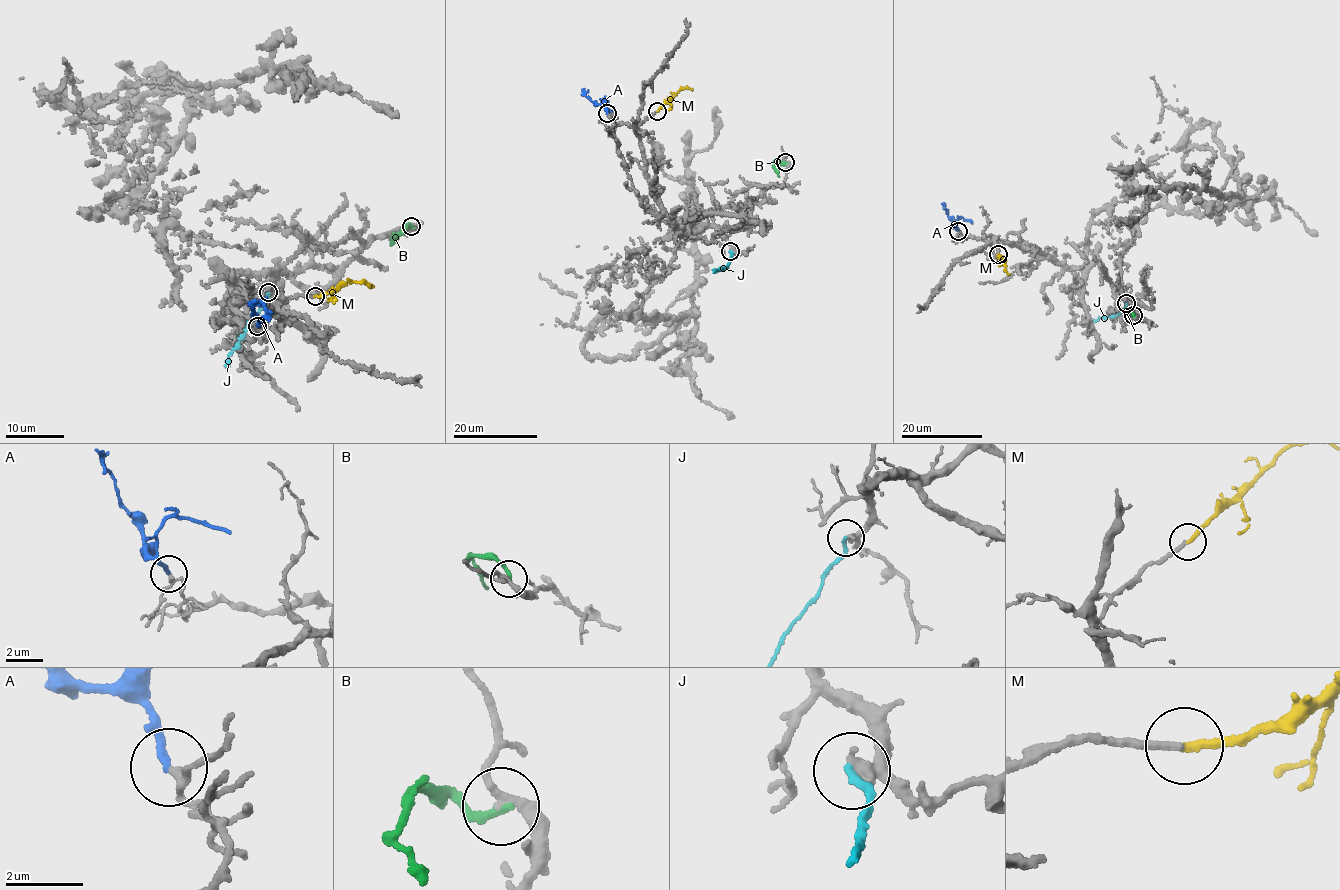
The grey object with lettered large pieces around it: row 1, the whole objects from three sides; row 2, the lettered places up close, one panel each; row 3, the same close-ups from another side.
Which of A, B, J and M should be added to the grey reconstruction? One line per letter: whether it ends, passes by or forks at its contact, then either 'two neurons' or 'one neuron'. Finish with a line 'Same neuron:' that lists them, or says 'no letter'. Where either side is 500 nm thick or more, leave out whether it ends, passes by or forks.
A: it ends; two neurons
B: it ends; two neurons
J: it ends; two neurons
M: it ends; one neuron
Same neuron: M

